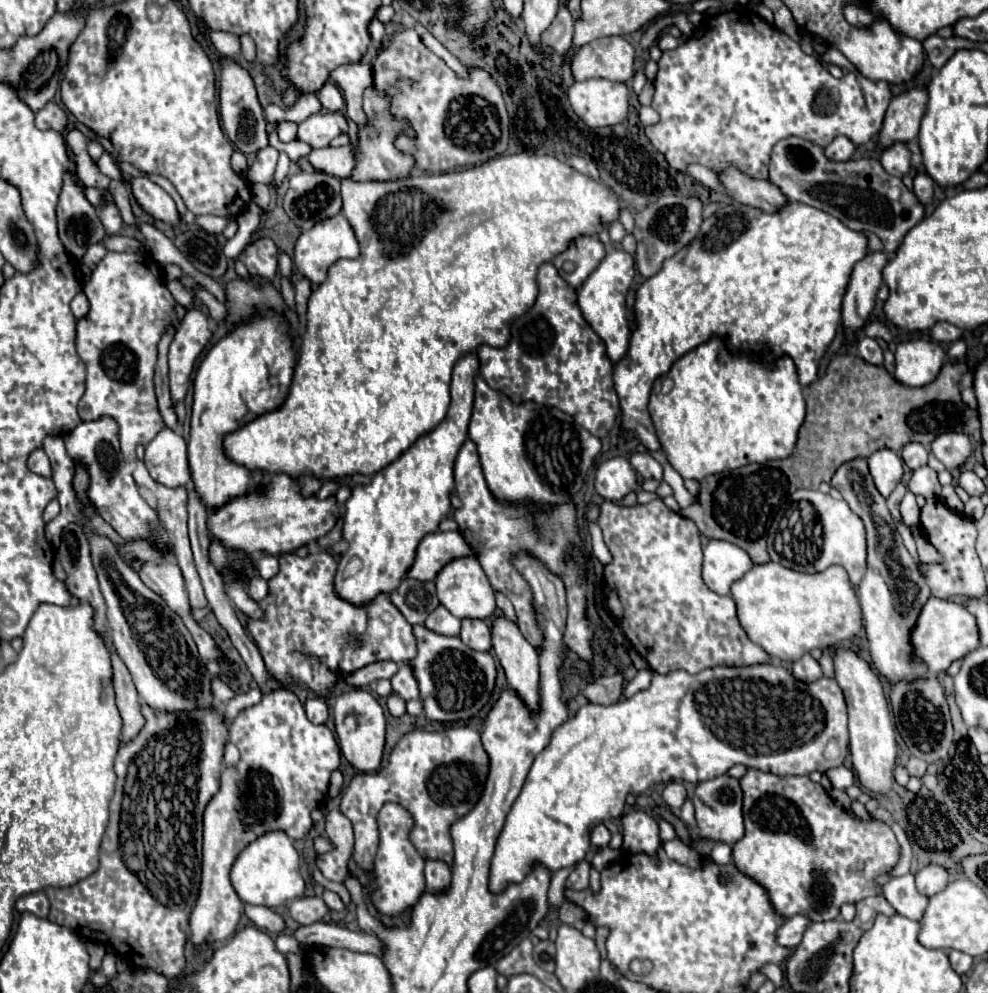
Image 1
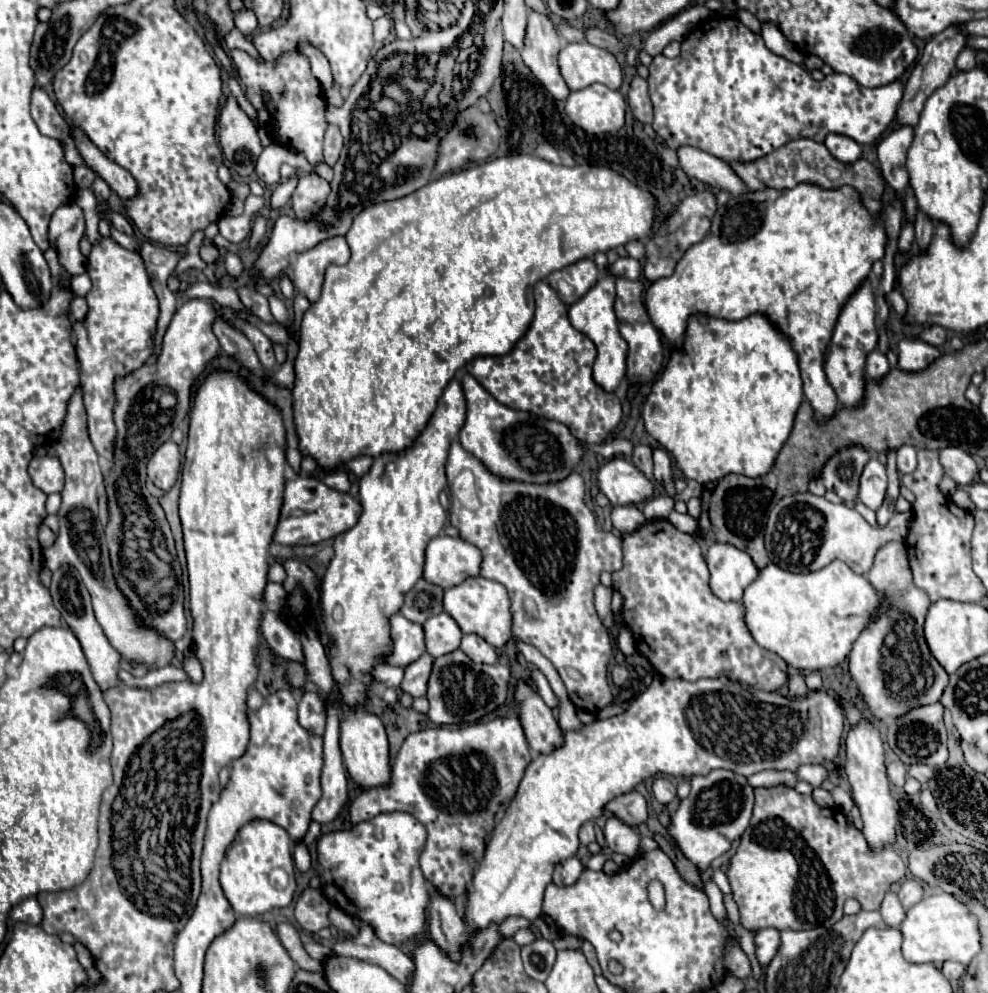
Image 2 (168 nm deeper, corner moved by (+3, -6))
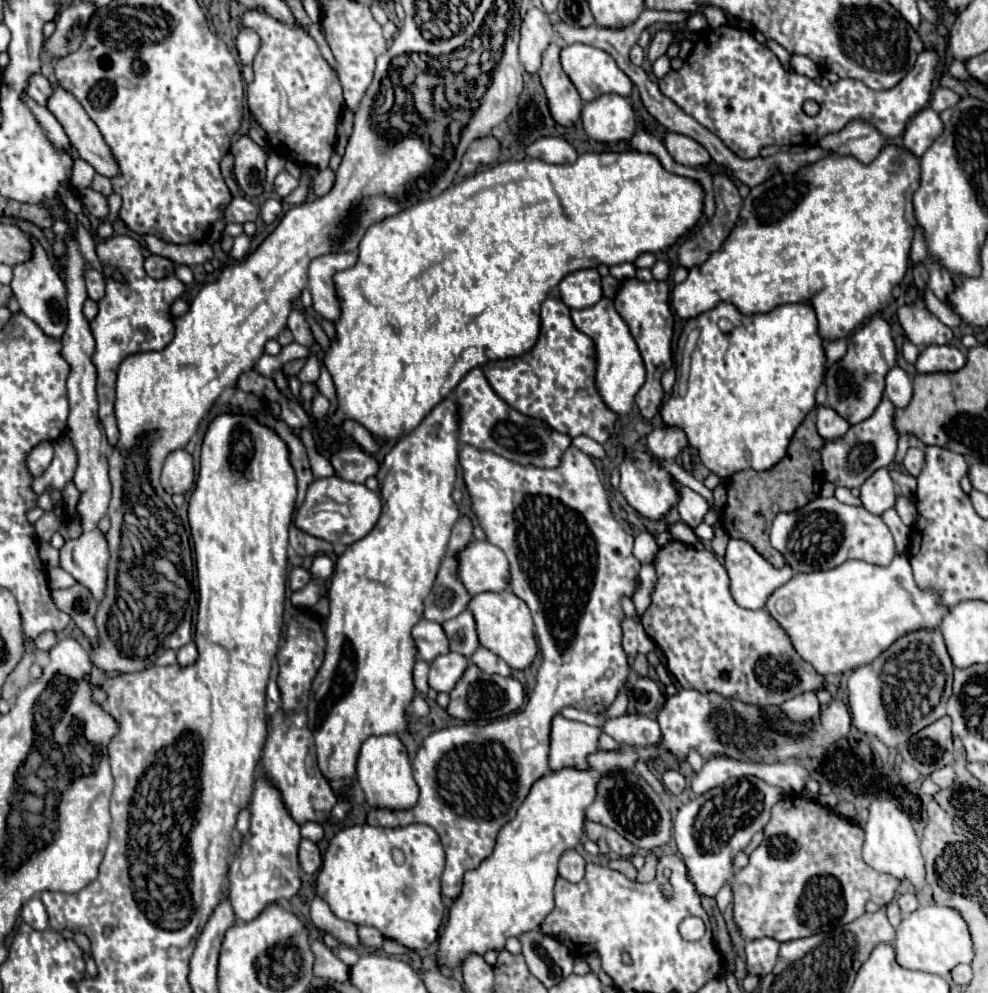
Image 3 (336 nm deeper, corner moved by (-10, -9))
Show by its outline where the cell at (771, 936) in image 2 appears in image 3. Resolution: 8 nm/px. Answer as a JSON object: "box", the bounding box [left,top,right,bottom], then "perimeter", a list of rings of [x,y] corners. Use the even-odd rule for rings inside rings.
{"box":[746,937,780,977],"perimeter":[[[762,937],[762,939],[754,939],[746,945],[746,967],[750,975],[756,977],[764,977],[768,975],[776,961],[778,961],[778,949],[780,943],[774,941],[772,937]]]}

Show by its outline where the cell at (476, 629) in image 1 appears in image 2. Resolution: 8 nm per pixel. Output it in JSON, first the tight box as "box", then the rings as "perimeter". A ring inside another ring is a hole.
{"box":[459,634,497,664],"perimeter":[[[465,634],[459,646],[473,662],[479,664],[495,664],[497,662],[497,652],[495,648],[491,648],[483,638],[479,638],[477,634]]]}

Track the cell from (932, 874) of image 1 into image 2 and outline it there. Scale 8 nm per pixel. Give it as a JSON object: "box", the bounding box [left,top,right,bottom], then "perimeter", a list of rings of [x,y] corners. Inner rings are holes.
{"box":[897,880,925,908],"perimeter":[[[905,880],[897,892],[899,896],[899,902],[909,908],[913,904],[917,904],[923,896],[925,896],[925,890],[923,890],[923,884],[917,882],[917,880]]]}

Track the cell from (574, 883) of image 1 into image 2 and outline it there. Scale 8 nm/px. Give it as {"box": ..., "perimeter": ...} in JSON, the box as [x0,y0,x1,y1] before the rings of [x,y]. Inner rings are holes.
{"box":[553,856,583,886],"perimeter":[[[575,856],[567,858],[555,866],[553,882],[557,886],[571,886],[581,876],[581,870],[583,870],[583,864],[579,862],[579,858],[575,858]]]}

